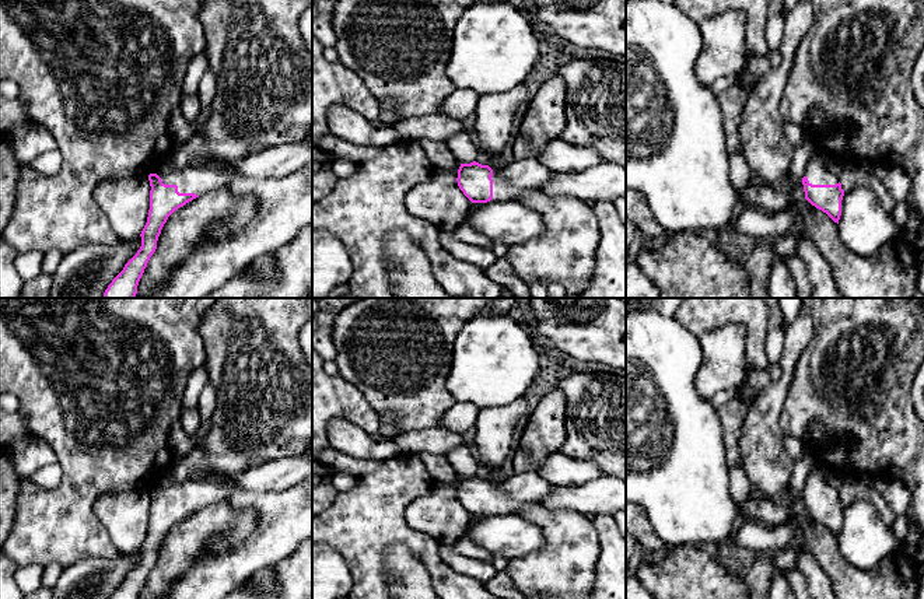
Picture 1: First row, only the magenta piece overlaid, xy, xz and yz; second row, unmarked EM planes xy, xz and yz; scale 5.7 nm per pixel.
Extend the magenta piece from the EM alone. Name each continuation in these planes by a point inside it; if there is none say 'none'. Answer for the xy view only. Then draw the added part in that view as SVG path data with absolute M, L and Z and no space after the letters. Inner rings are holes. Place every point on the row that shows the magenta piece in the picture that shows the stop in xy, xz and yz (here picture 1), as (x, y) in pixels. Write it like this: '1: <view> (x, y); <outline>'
1: xy (199, 181); M195 167L171 172L160 169L154 174L161 178L162 183L176 185L179 193L195 193L197 196L224 188L228 189L231 181L231 175L228 172Z

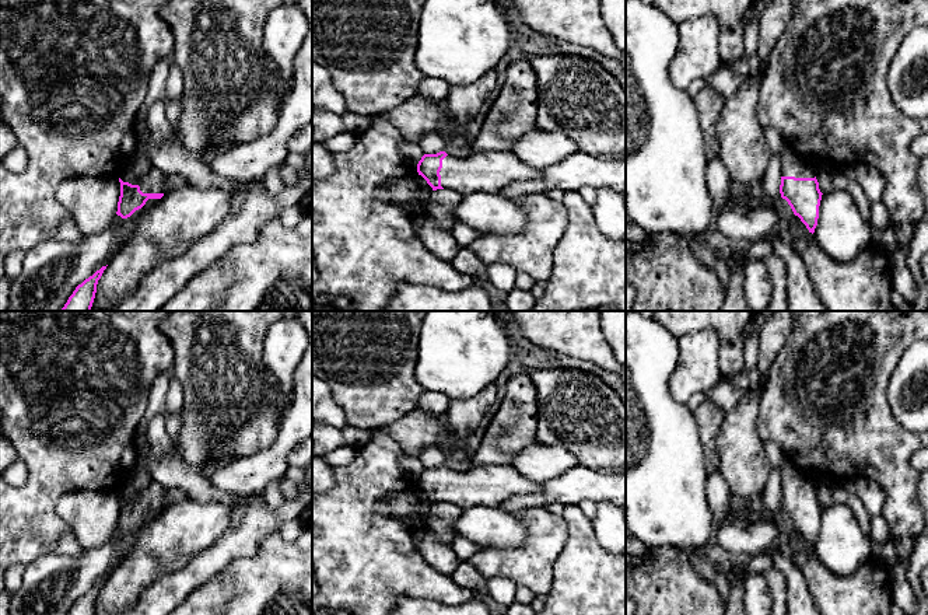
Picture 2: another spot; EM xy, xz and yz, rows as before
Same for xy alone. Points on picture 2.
1: xy (154, 181); M151 167L144 175L137 178L133 185L139 185L143 193L168 193L188 184L188 179L179 174L168 174Z

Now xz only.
1: xz (491, 171); M476 151L466 158L448 154L442 160L440 175L444 189L462 196L473 191L498 193L509 182L535 179L540 172L512 151Z

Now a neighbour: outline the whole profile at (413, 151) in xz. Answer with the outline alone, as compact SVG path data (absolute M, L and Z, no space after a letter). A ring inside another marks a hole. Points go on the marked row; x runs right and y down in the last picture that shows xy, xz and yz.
M403 139L400 141L400 148L402 148L402 153L416 165L419 164L419 161L424 156L419 143L413 143L413 141L409 141L406 139Z

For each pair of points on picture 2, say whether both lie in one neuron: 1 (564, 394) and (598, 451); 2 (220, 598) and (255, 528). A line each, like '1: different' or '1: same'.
1: same
2: different

